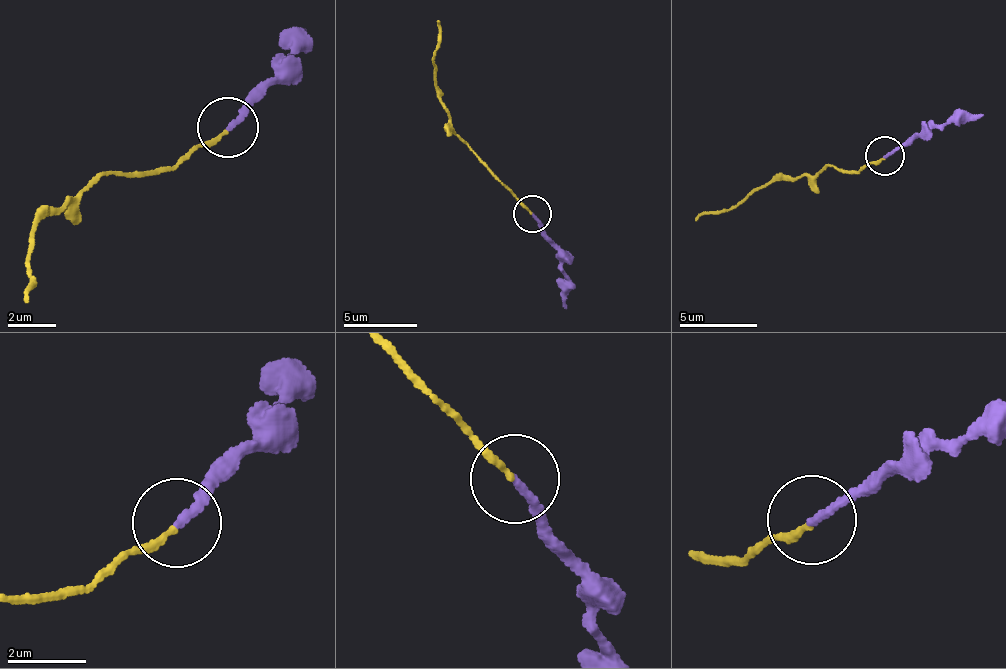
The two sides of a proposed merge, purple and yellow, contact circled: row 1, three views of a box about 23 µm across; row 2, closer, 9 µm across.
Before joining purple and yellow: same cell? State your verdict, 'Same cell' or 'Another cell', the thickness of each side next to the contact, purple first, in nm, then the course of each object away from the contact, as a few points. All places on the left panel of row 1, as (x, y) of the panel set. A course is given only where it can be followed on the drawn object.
Same cell. Thickness 200 nm (purple) against 160 nm. Course of purple: (227, 125), (276, 82), (288, 45), (307, 31). Course of yellow: (227, 131), (171, 169), (105, 175), (73, 203), (45, 214), (34, 233), (28, 261), (30, 301)

